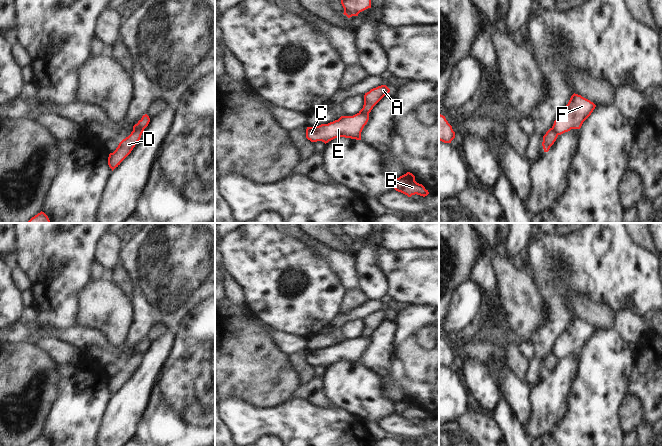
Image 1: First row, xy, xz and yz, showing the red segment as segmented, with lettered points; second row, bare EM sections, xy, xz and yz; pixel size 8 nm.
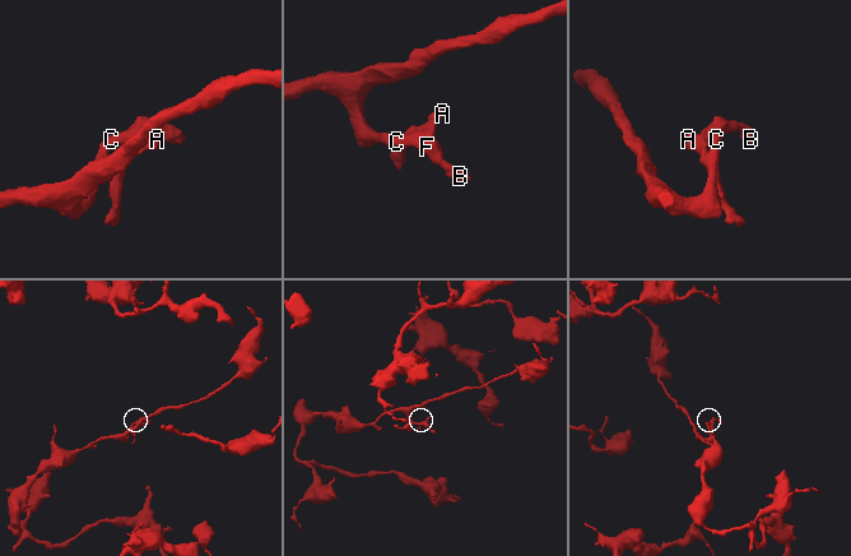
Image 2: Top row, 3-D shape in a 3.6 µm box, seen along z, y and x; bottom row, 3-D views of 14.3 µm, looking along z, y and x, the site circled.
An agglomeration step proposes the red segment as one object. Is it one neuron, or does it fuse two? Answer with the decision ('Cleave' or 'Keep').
Cleave

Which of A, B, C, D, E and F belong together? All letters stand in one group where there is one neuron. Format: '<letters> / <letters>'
A D / B C E F

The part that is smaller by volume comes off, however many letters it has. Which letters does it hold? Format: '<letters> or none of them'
A, D

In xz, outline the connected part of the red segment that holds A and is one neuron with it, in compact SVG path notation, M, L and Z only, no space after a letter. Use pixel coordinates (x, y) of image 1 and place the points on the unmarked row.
M381 309L371 313L364 319L364 329L359 335L361 338L370 337L373 331L388 317L390 313L386 309Z

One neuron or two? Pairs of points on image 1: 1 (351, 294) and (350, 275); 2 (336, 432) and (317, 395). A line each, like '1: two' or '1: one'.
1: two
2: two

